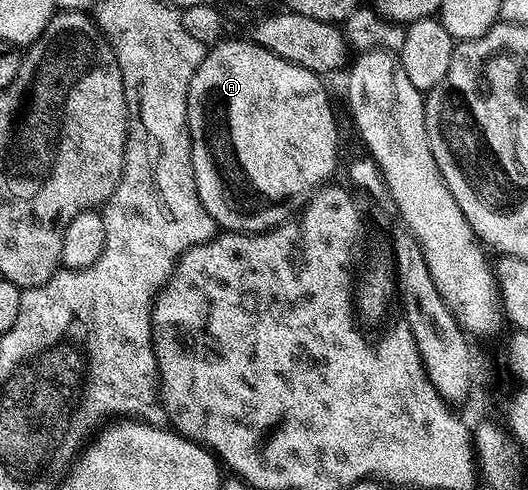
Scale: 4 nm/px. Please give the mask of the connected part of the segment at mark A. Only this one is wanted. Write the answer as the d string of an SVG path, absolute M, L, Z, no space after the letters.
M224 38L208 50L207 56L201 61L197 73L193 73L193 81L189 85L187 94L187 128L191 138L191 160L193 161L193 177L197 185L197 193L201 197L201 205L213 217L213 221L224 232L242 231L244 233L258 233L272 227L278 227L288 218L291 210L294 212L300 206L298 195L306 196L314 192L320 185L326 184L327 179L335 171L339 163L339 133L335 125L335 113L331 109L331 99L323 88L324 80L314 71L305 69L301 65L293 65L293 61L285 61L277 57L269 49L265 49L250 38Z

